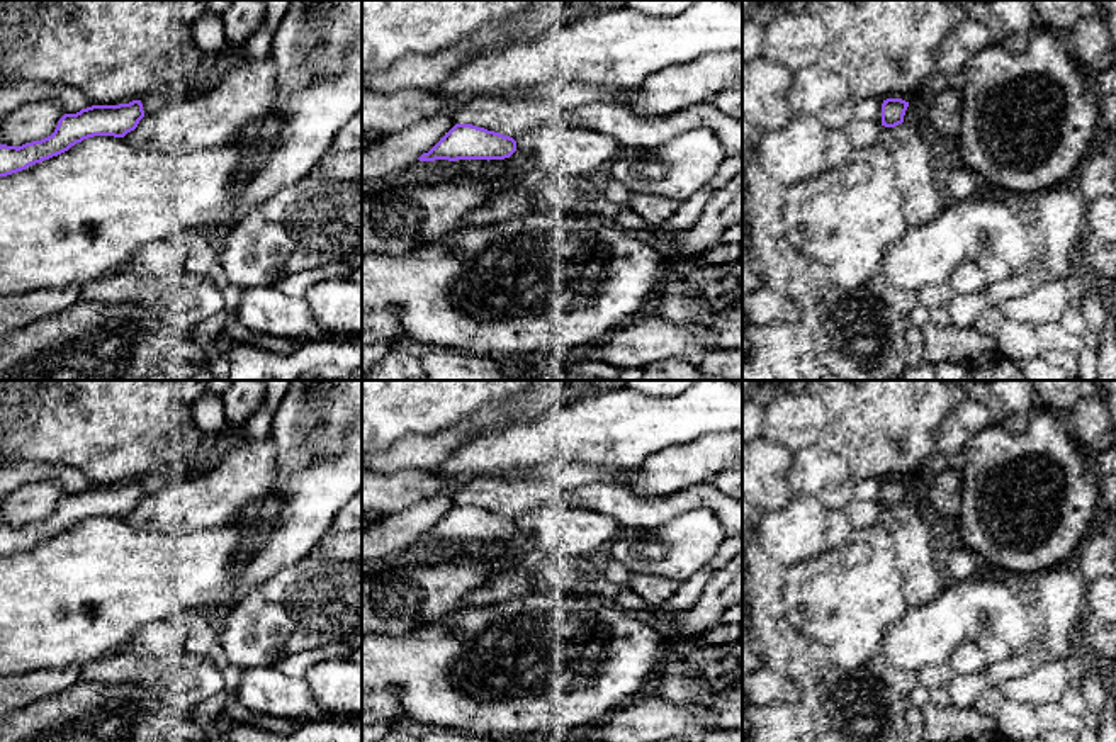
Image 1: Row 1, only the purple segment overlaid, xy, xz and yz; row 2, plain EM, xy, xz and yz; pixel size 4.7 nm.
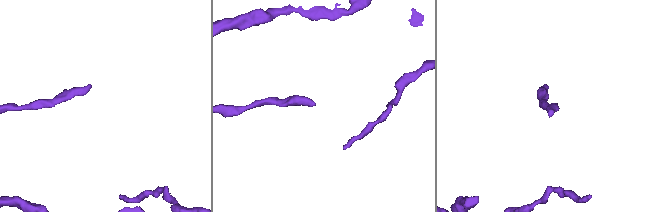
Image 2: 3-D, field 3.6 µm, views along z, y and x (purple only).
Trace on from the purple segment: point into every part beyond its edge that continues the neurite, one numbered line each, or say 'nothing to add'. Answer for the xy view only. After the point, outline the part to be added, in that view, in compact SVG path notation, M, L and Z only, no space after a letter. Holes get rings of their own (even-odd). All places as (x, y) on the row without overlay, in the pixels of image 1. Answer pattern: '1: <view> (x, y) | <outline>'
nothing to add

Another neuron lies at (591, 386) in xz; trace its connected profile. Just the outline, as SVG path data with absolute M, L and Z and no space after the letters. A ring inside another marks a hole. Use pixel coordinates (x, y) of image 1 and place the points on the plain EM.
M537 380L544 387L584 389L589 394L612 392L617 387L627 387L628 380Z

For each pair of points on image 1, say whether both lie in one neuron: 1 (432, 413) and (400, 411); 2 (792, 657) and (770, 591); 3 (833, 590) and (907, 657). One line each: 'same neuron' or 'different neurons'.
1: same neuron
2: same neuron
3: different neurons

